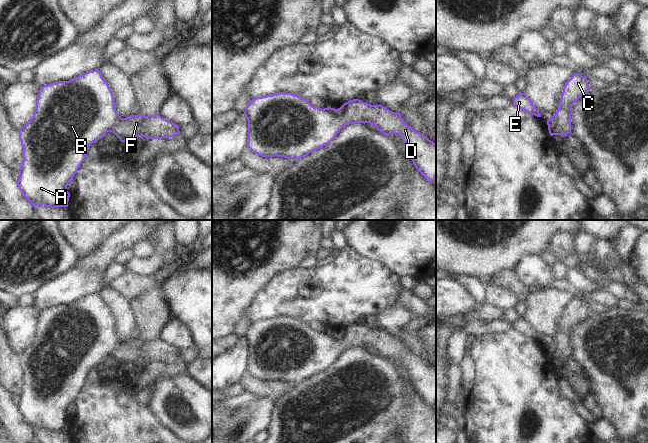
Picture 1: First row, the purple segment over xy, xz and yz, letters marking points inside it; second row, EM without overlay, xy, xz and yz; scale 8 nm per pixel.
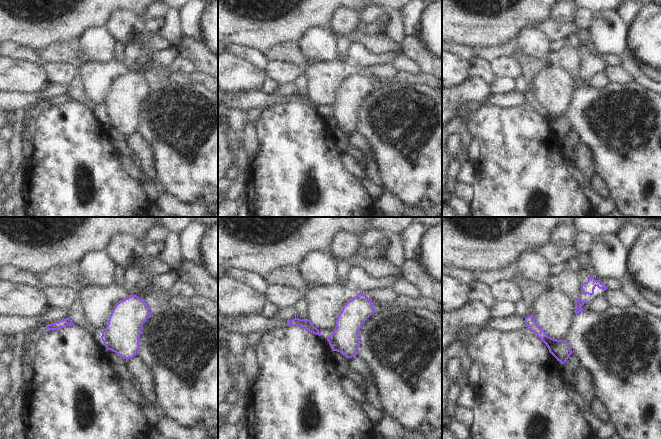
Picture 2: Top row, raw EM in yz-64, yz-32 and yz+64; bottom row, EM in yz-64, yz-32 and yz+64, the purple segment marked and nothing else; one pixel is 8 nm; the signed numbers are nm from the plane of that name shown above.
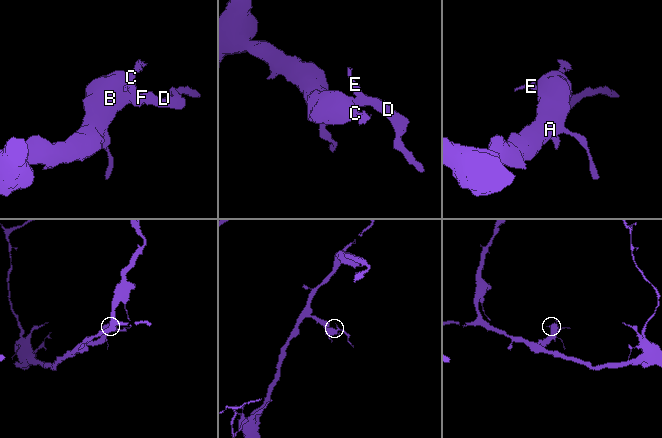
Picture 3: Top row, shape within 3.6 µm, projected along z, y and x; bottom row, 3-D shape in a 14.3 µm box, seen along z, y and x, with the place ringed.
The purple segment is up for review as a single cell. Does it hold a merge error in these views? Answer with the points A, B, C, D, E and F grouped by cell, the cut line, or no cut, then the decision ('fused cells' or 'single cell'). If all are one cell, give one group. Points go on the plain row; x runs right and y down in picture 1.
A B C D E F; no cut; single cell

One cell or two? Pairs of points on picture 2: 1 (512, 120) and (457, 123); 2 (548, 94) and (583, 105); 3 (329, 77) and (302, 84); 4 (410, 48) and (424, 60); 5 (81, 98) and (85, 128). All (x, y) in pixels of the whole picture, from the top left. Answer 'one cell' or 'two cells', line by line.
1: two cells
2: two cells
3: two cells
4: one cell
5: two cells

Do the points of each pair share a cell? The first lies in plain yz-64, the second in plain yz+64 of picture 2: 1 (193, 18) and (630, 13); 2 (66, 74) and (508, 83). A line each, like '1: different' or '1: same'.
1: same
2: different

